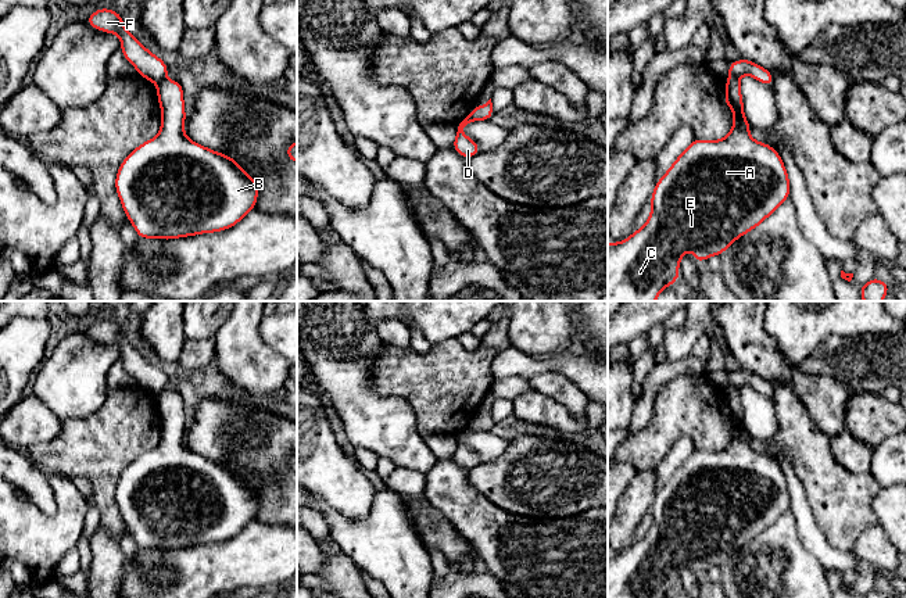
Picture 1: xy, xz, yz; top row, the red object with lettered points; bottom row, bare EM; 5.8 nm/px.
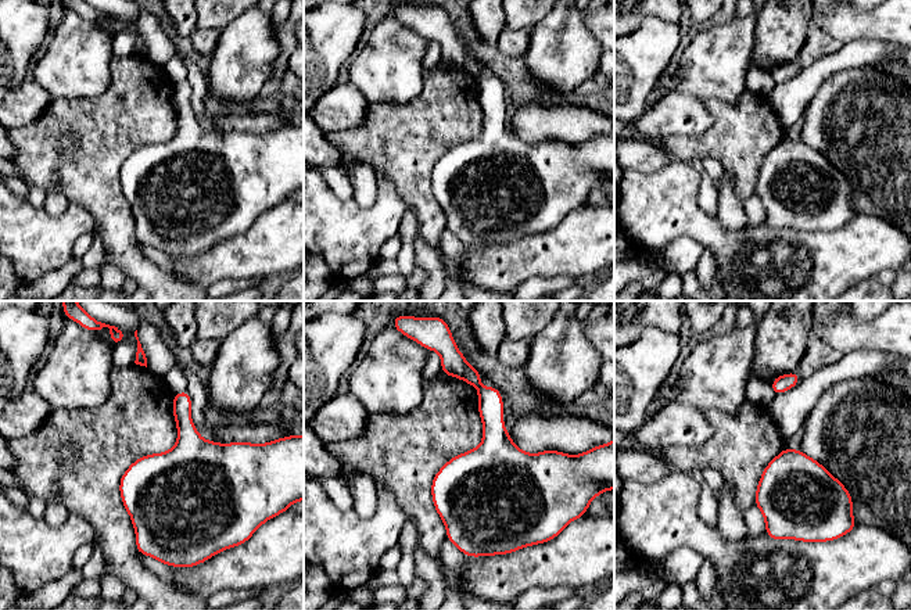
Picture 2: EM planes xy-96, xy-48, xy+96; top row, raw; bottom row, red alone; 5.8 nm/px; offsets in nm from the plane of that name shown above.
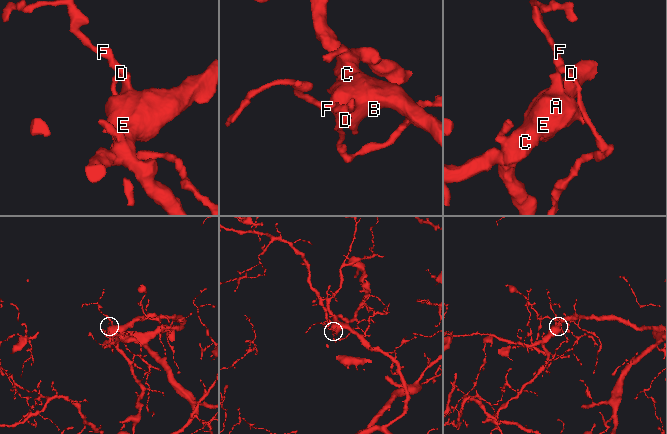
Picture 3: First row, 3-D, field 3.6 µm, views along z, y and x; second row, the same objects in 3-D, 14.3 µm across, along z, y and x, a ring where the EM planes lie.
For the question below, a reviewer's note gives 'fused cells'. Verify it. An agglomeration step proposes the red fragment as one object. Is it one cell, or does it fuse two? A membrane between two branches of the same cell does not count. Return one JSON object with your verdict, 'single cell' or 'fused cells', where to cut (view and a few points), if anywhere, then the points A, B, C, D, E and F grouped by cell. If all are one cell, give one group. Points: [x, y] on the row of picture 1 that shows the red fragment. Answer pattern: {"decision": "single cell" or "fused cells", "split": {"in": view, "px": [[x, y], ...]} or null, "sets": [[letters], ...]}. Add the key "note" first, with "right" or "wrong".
{"note": "right", "decision": "fused cells", "split": {"in": "yz", "px": [[730, 75], [737, 79]]}, "sets": [["A", "B", "C", "E"], ["D", "F"]]}

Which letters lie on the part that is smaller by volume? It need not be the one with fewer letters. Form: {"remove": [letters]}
{"remove": ["D", "F"]}

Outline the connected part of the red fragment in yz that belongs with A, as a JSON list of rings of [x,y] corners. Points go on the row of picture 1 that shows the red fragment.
[[[726,79],[723,100],[733,110],[731,132],[720,140],[695,137],[656,182],[645,225],[620,243],[608,243],[608,301],[655,301],[667,286],[678,280],[678,264],[688,248],[694,251],[694,262],[721,257],[731,243],[756,229],[789,198],[789,176],[777,148],[756,142],[749,135],[751,125],[744,112],[738,79]]]

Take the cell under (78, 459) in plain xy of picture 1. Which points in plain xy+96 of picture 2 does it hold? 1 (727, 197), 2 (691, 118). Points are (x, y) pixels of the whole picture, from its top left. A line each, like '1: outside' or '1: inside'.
1: outside
2: outside

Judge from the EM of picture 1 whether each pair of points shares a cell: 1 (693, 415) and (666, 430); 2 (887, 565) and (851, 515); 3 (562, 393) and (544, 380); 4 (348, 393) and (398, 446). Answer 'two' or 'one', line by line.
1: one
2: two
3: one
4: one

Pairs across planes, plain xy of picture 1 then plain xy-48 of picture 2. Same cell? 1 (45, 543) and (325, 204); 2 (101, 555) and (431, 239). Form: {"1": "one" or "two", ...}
{"1": "one", "2": "two"}

